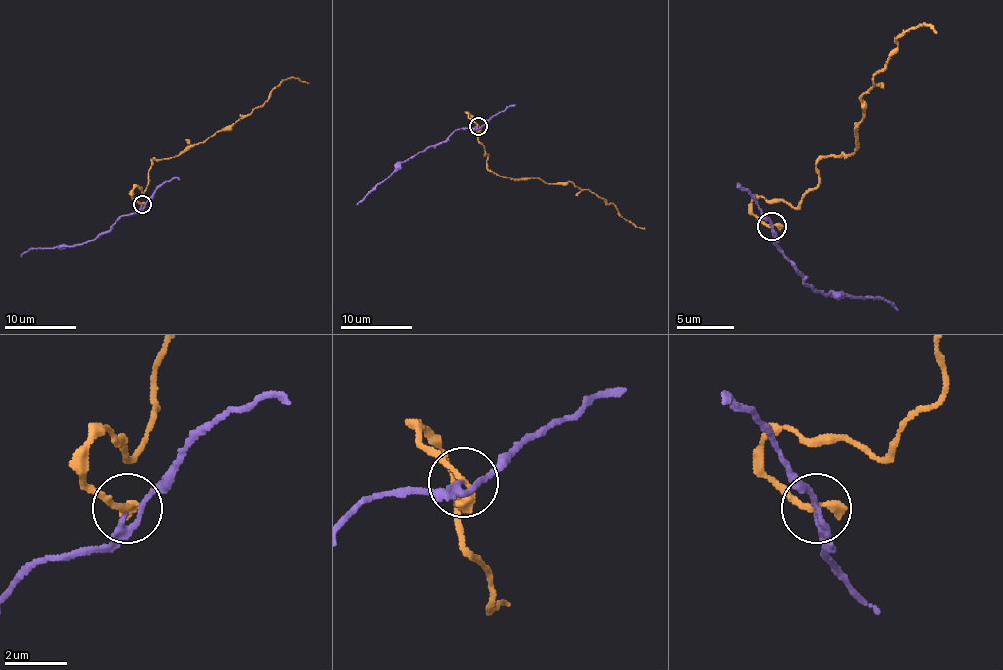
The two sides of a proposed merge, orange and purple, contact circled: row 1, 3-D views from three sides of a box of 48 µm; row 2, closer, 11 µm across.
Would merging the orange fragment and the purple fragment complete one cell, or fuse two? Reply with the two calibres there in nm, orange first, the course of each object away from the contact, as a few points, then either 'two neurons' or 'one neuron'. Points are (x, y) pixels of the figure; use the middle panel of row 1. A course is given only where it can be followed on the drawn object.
280/170 nm | orange via (479, 126), (470, 114), (488, 155), (486, 166), (500, 176), (572, 182), (645, 228) | purple via (479, 126), (457, 128), (445, 141), (403, 160), (357, 205) | two neurons

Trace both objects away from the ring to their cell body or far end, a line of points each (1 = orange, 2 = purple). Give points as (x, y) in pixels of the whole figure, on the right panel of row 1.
1: (772, 225), (752, 202), (795, 208), (818, 162), (855, 151), (861, 96), (895, 39), (935, 33)
2: (772, 228), (775, 245), (815, 291), (884, 297), (898, 311)

